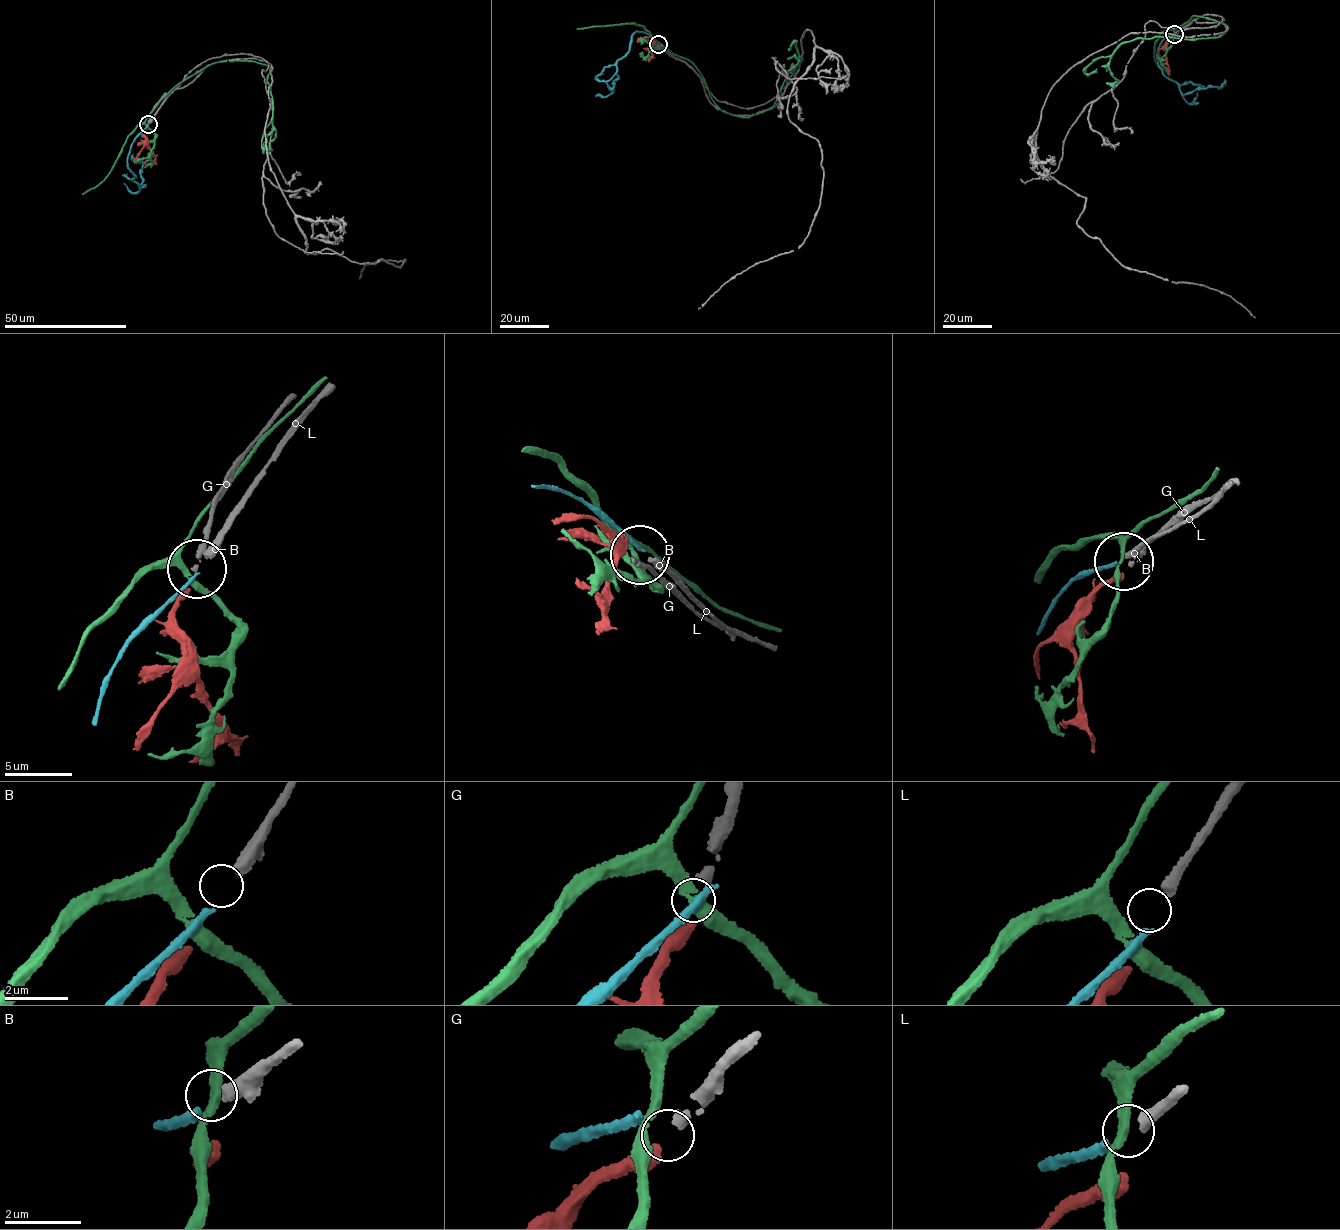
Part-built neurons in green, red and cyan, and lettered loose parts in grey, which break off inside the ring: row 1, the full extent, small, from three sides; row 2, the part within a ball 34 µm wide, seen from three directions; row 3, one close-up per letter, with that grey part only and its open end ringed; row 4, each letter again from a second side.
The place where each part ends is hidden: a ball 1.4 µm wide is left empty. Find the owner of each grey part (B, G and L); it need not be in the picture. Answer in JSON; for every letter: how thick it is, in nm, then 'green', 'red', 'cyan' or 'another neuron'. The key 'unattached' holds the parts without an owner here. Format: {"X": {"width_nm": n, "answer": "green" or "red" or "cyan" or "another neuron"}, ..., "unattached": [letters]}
{"B": {"width_nm": 440, "answer": "cyan"}, "G": {"width_nm": 240, "answer": "red"}, "L": {"width_nm": 300, "answer": "another neuron"}, "unattached": ["L"]}

